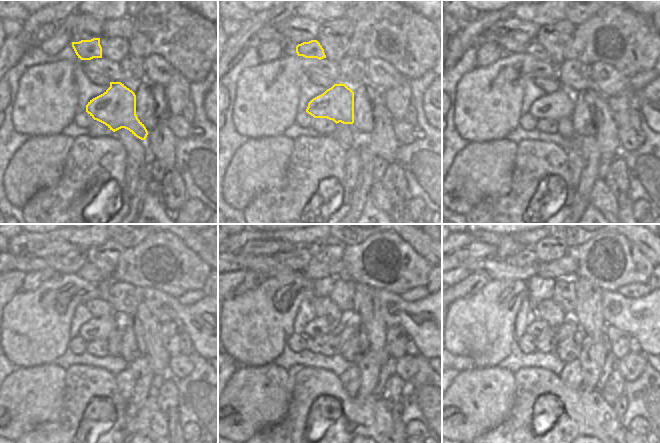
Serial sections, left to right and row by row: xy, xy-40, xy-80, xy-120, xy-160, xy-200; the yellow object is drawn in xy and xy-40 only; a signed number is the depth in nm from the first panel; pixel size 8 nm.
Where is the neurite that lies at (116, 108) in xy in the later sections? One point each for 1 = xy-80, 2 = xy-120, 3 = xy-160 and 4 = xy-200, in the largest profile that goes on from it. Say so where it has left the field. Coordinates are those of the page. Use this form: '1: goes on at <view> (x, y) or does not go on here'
1: goes on at xy-80 (560, 104)
2: goes on at xy-120 (98, 328)
3: goes on at xy-160 (319, 326)
4: goes on at xy-200 (537, 327)

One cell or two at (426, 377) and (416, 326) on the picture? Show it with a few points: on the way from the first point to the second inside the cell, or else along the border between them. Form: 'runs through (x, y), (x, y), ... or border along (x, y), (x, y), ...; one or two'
border along (418, 353), (428, 359); two

